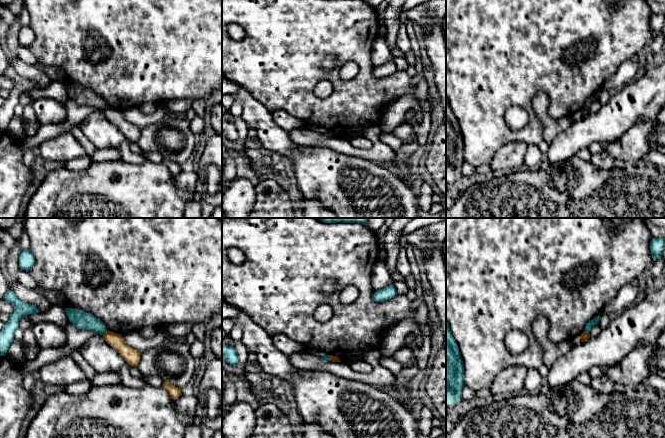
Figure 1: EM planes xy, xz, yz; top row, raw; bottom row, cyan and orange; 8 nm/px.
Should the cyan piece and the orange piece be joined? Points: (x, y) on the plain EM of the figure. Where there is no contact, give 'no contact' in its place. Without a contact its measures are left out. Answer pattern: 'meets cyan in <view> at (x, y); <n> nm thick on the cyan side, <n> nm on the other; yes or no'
meets cyan in xy at (104, 108); 140 nm thick on the cyan side, 120 nm on the other; no

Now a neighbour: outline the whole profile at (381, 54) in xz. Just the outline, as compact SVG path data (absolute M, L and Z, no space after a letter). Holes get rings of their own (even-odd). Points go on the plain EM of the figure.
M378 37L374 44L371 53L372 66L375 69L376 67L393 61L394 56L391 54L390 49L386 43L385 37Z

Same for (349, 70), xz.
M348 62L340 68L340 77L347 81L359 72L359 66L355 62Z

